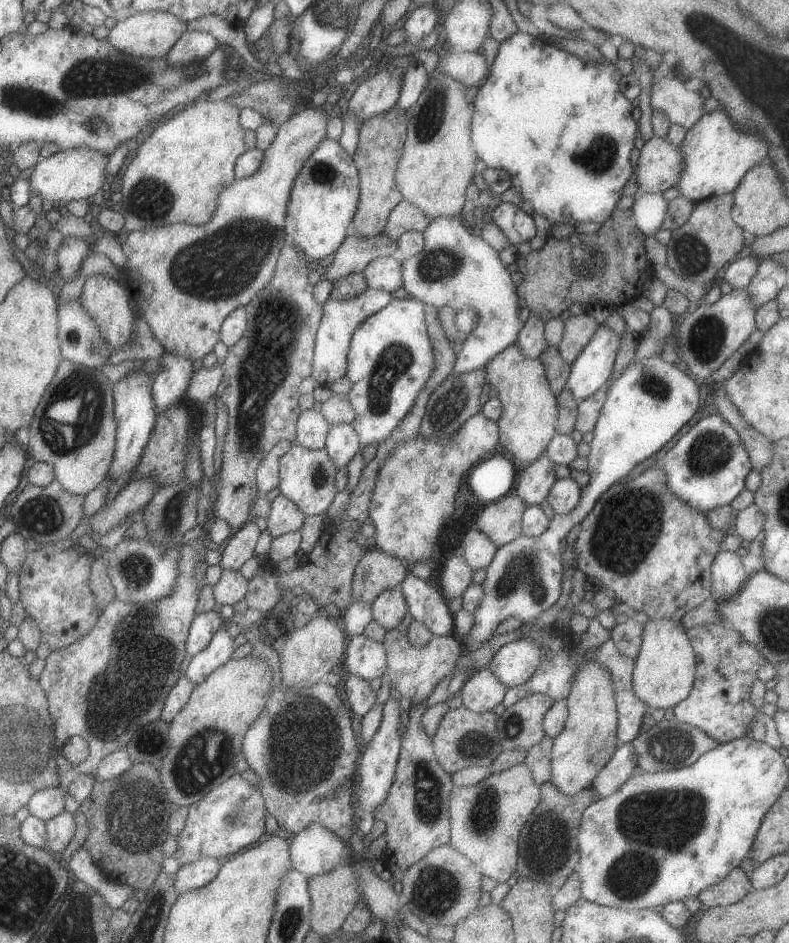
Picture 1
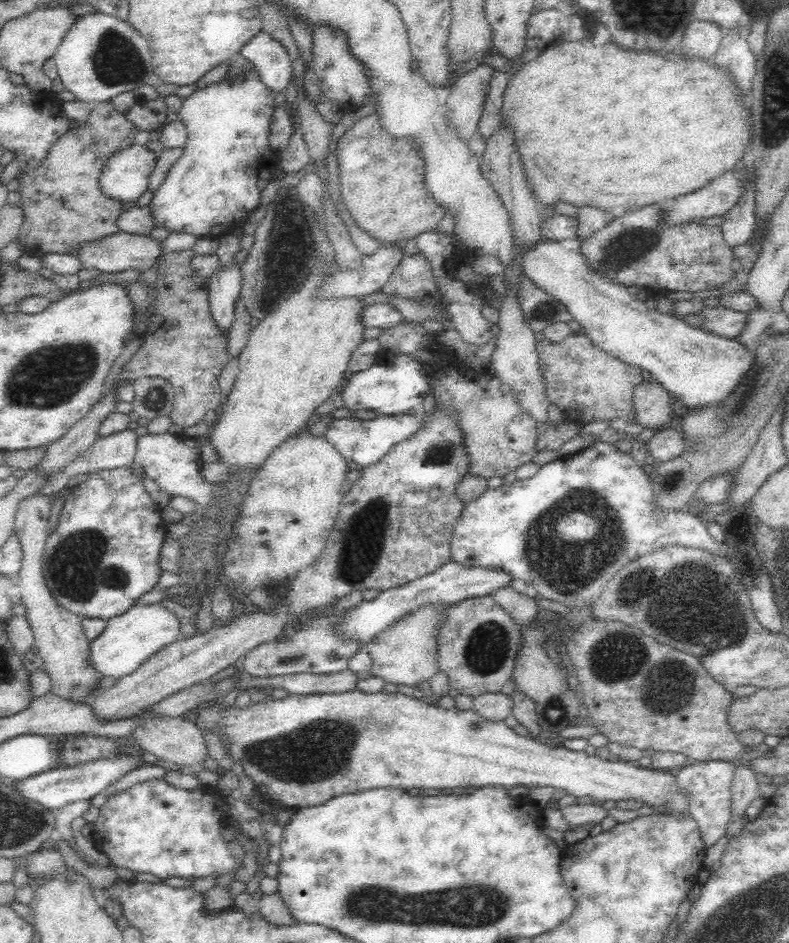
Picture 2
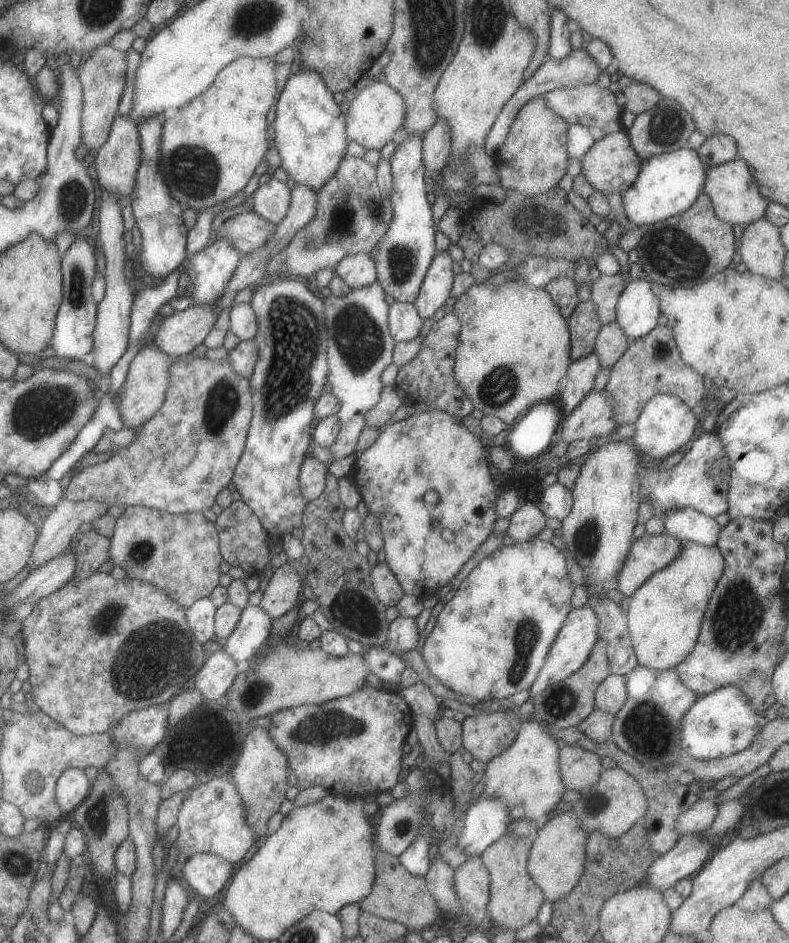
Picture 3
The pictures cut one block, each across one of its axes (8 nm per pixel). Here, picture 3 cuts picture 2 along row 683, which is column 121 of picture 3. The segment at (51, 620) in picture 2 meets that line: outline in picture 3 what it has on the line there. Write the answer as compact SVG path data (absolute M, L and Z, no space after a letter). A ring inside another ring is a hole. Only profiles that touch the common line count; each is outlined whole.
M107 44L94 51L94 54L78 69L83 89L81 140L88 149L100 149L109 138L112 124L118 116L119 103L127 88L127 60L124 52Z

